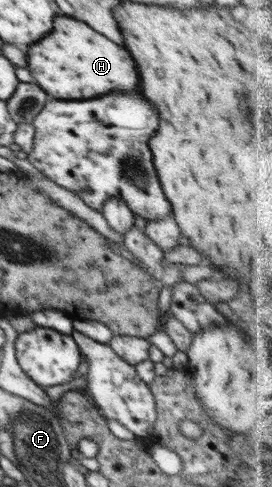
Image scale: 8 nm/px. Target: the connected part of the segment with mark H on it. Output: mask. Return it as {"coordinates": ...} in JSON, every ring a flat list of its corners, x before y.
{"coordinates":[[58,16,54,30,44,40,30,46,28,68,36,84,60,100,86,100,108,92,128,92,138,84,134,60,122,46,68,16]]}

